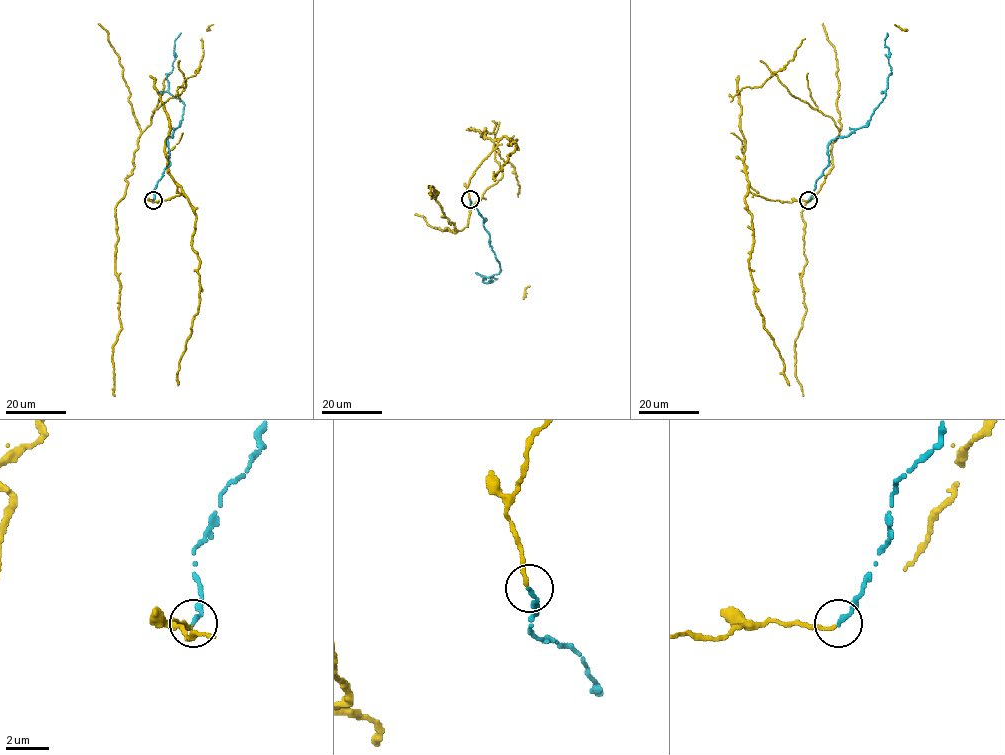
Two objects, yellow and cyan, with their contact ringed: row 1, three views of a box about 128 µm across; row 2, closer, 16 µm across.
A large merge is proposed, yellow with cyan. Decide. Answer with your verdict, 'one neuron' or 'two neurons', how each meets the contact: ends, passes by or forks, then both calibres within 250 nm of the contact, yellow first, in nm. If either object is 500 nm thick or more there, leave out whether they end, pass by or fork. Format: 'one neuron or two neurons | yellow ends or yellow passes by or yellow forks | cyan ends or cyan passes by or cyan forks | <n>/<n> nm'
one neuron | yellow ends | cyan ends | 180/220 nm

